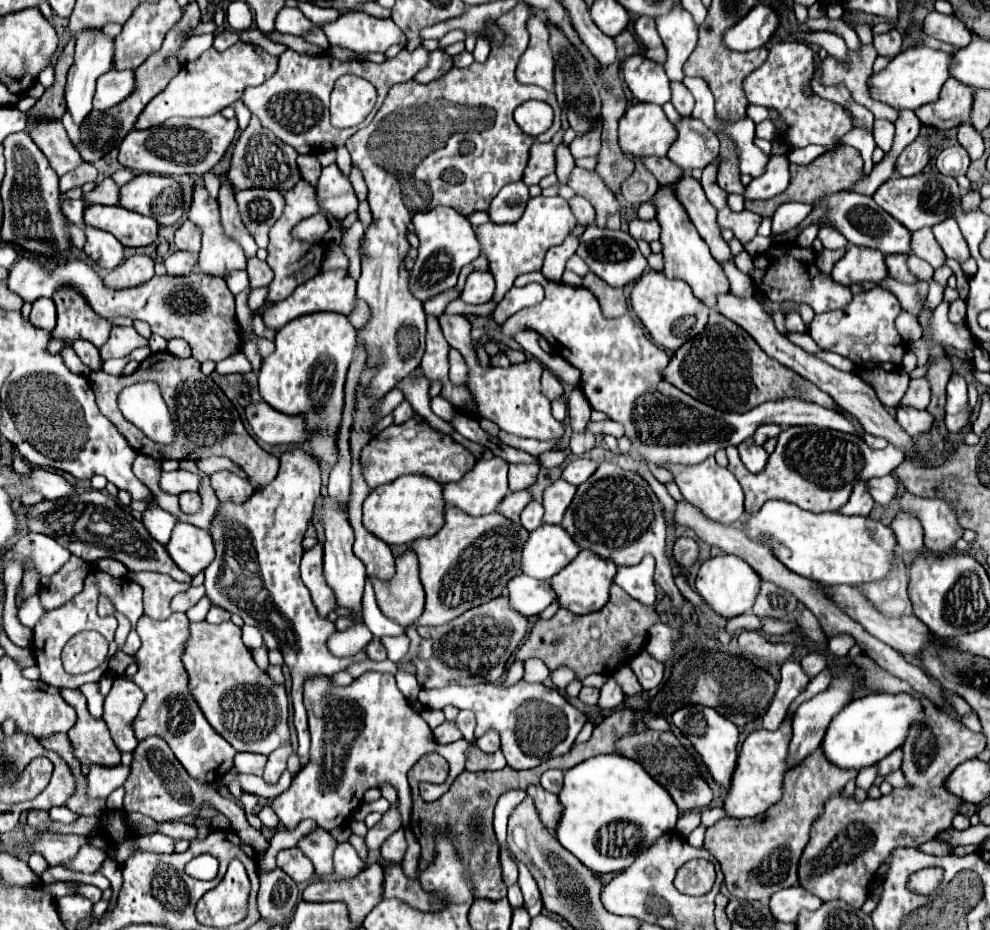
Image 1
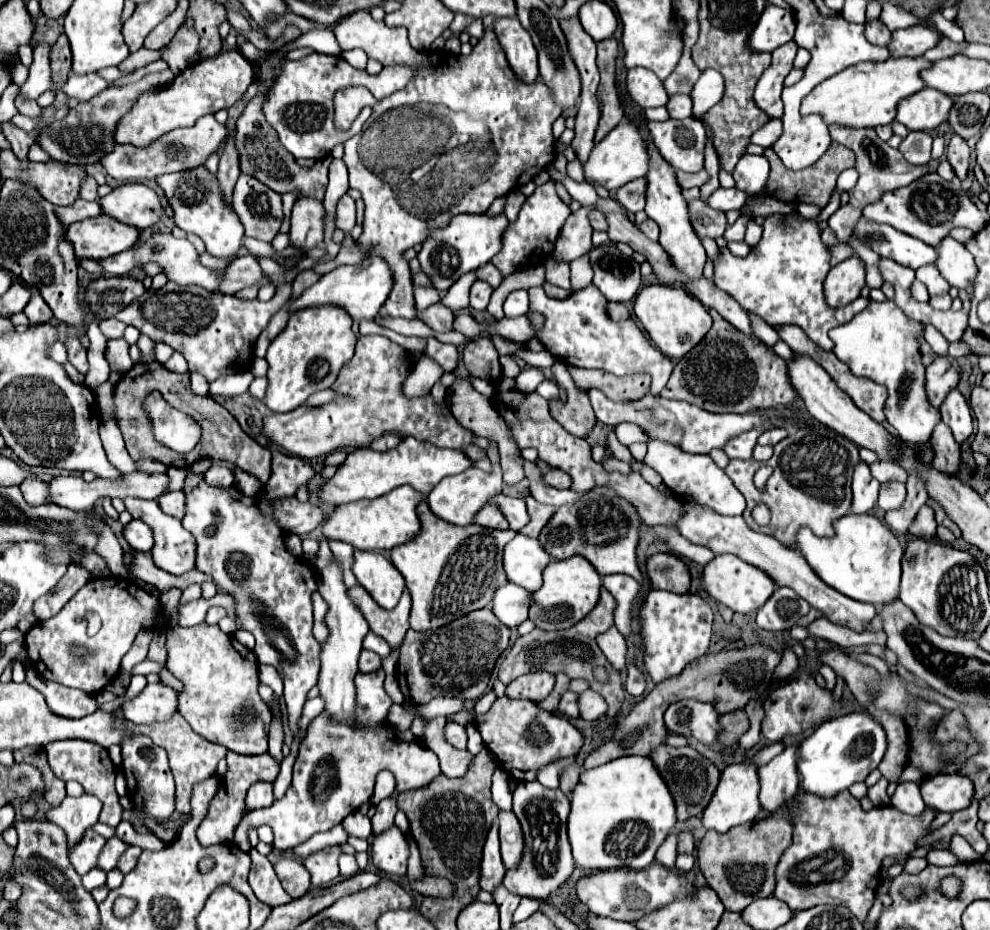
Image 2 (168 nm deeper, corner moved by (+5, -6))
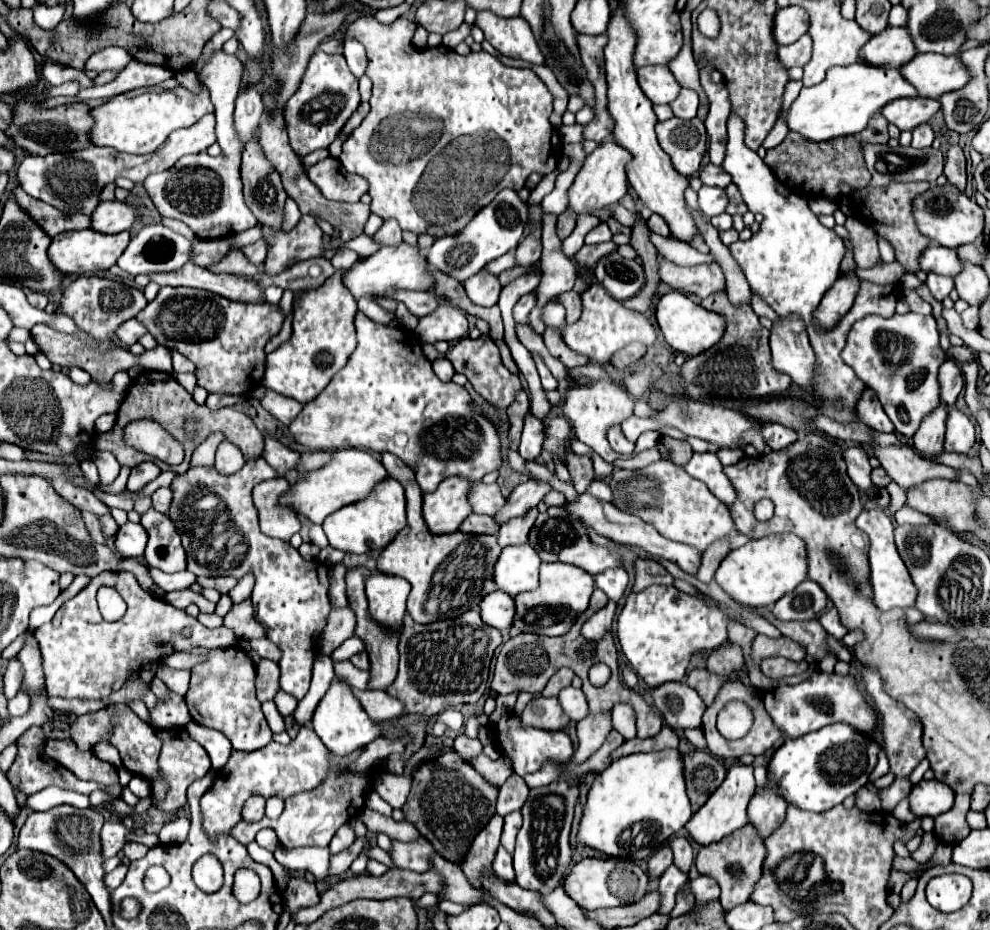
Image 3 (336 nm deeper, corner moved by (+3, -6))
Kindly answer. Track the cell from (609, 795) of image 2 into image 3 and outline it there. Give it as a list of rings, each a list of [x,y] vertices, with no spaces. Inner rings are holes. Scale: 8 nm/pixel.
[[[679,749],[635,753],[613,761],[599,773],[589,789],[587,805],[579,821],[577,841],[609,857],[643,861],[691,819],[691,803],[683,777],[683,755]]]

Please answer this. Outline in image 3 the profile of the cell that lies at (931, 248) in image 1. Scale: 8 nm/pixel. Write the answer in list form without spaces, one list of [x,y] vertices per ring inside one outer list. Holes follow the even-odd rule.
[[[929,273],[929,277],[927,277],[925,283],[929,285],[929,289],[931,289],[931,293],[933,293],[933,297],[937,301],[943,301],[951,293],[951,289],[953,289],[953,279],[951,277],[935,275],[935,273]]]

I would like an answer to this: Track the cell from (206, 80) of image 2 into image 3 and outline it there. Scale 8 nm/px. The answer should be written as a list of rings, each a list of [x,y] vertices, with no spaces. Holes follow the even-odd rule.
[[[159,86],[135,89],[117,95],[107,103],[91,109],[91,115],[95,117],[95,125],[91,129],[91,143],[103,147],[115,147],[117,151],[135,155],[153,153],[169,137],[171,131],[191,127],[207,113],[213,113],[213,103],[207,91],[193,95],[187,89],[166,91]],[[147,90],[156,93],[143,93]]]

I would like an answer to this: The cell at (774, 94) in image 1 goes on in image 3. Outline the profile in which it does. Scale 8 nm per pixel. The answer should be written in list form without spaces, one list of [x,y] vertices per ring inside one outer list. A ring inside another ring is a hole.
[[[803,35],[791,45],[779,47],[779,61],[783,67],[803,67],[811,59],[811,37]]]

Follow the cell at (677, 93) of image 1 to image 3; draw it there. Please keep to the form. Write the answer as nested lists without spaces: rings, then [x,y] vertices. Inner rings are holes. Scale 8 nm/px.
[[[681,89],[681,95],[669,103],[675,117],[681,117],[681,119],[693,119],[697,115],[697,109],[699,109],[699,97],[695,91],[691,89]]]

